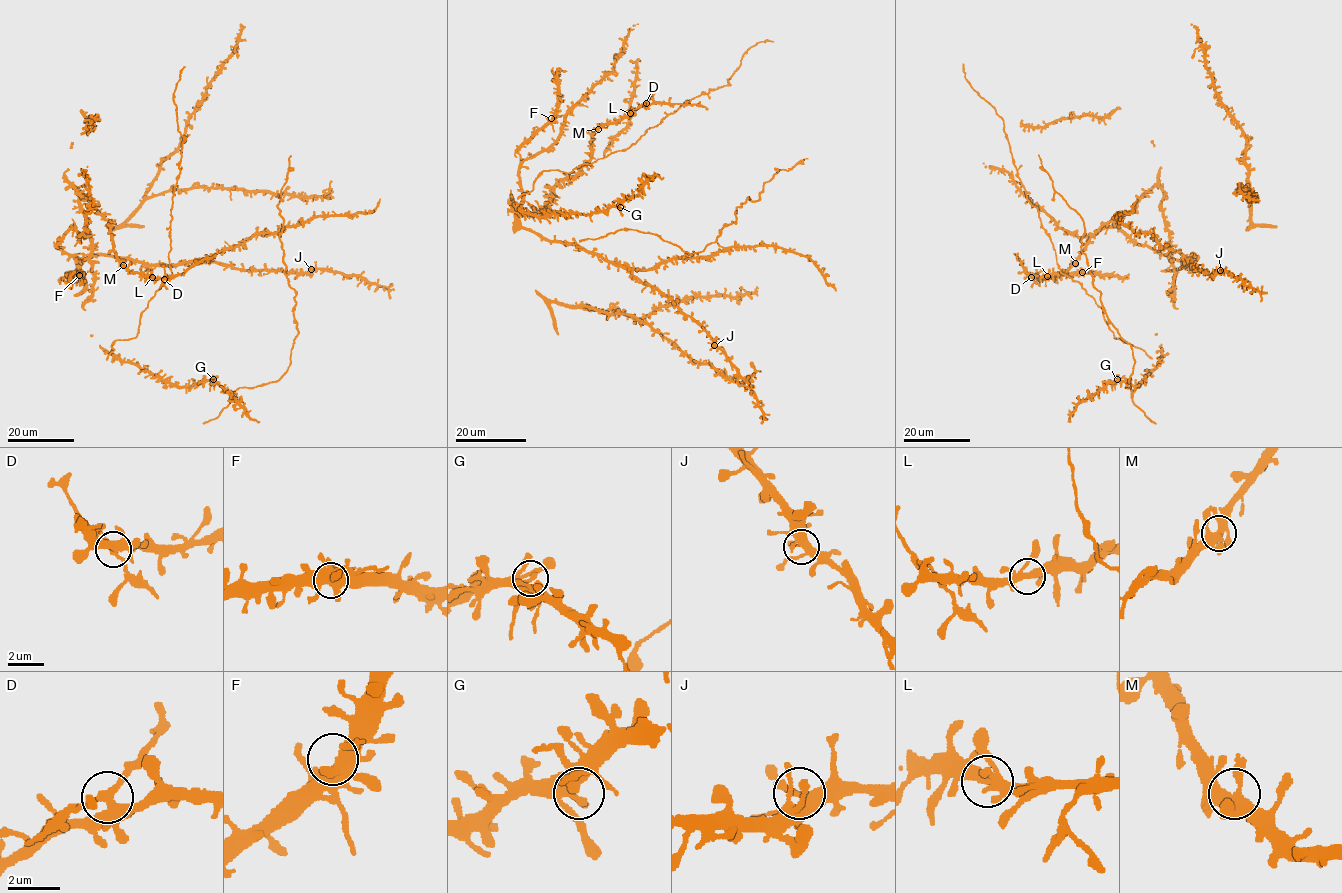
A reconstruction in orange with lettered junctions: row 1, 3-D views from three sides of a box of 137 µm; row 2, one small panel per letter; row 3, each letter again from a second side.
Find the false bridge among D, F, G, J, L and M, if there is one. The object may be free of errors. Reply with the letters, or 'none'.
D

